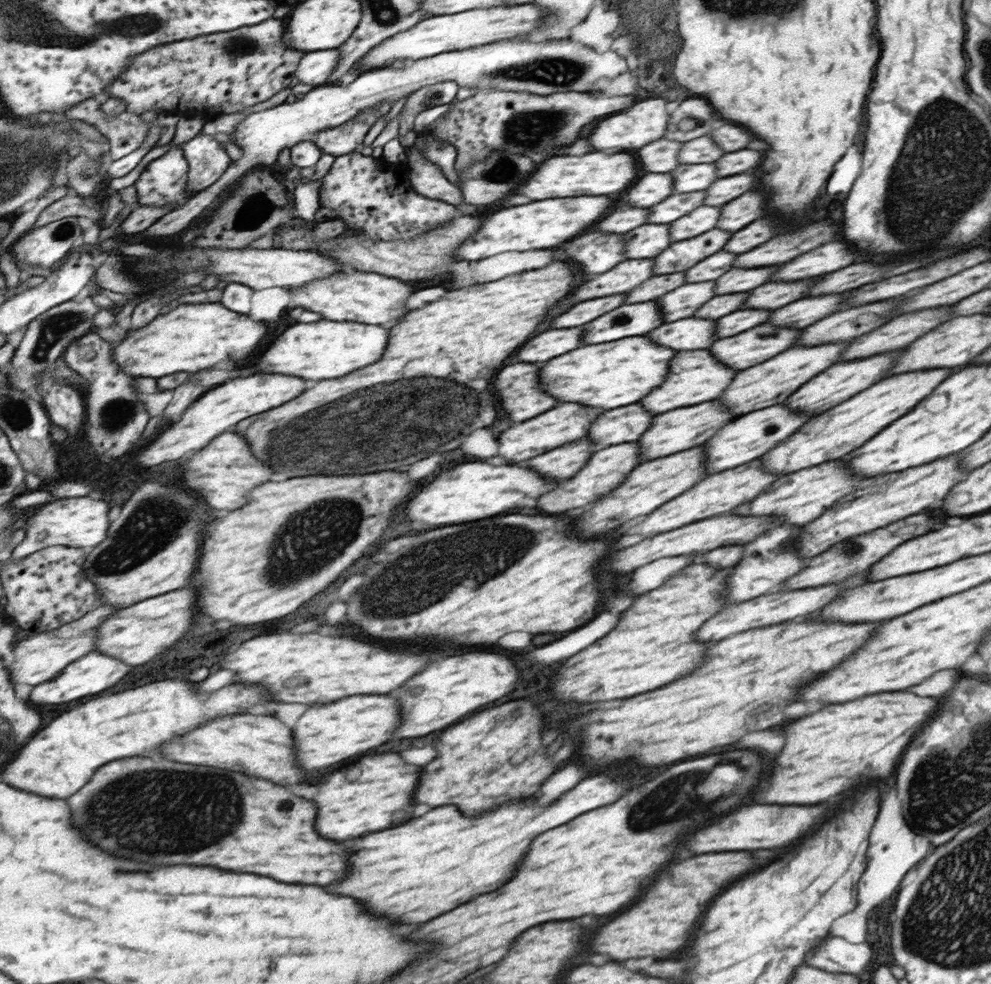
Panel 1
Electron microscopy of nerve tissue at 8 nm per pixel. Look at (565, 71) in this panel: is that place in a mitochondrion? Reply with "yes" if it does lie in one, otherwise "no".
yes

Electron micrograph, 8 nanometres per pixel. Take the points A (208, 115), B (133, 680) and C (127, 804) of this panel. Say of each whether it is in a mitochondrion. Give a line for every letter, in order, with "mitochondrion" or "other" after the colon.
A: other
B: other
C: mitochondrion

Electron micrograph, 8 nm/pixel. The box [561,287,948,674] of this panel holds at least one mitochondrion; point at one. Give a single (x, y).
(853, 551)

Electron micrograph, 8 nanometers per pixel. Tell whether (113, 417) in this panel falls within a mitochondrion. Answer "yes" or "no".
yes

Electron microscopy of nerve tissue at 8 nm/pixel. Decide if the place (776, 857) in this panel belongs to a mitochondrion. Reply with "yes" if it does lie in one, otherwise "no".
no

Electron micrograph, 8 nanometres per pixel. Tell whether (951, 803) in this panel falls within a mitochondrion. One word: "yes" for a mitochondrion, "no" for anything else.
yes

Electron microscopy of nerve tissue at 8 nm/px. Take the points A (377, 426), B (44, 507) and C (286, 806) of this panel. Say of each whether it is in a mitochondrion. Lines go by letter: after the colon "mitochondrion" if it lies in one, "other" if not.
A: mitochondrion
B: other
C: other

